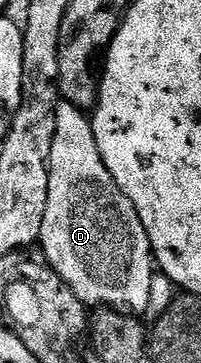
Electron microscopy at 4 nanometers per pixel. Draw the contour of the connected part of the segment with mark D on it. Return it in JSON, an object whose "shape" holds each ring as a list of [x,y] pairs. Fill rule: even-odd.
{"shape":[[[67,101],[57,103],[55,120],[55,140],[49,161],[49,191],[47,192],[47,212],[43,212],[43,228],[39,247],[45,255],[44,261],[65,282],[71,292],[86,308],[108,308],[122,316],[141,316],[153,298],[153,274],[155,259],[151,240],[125,193],[117,187],[111,172],[99,156],[95,144],[93,123],[84,111]]]}

